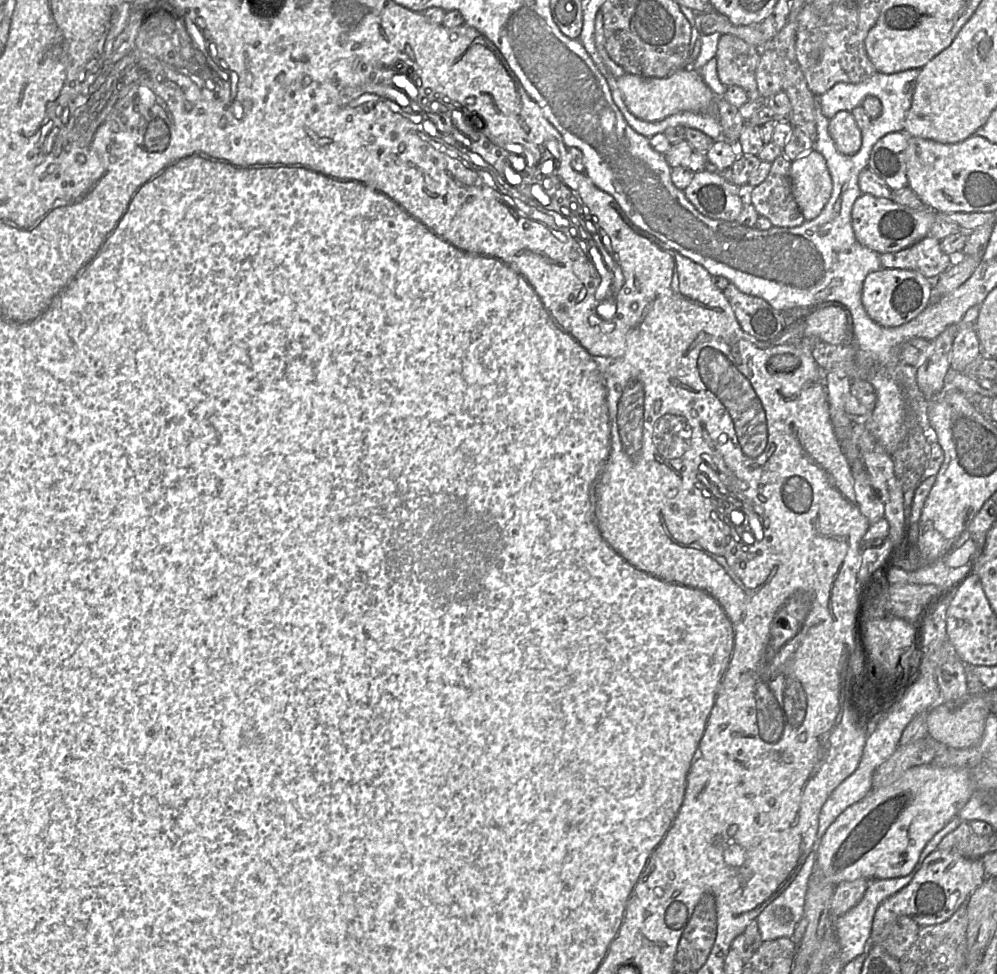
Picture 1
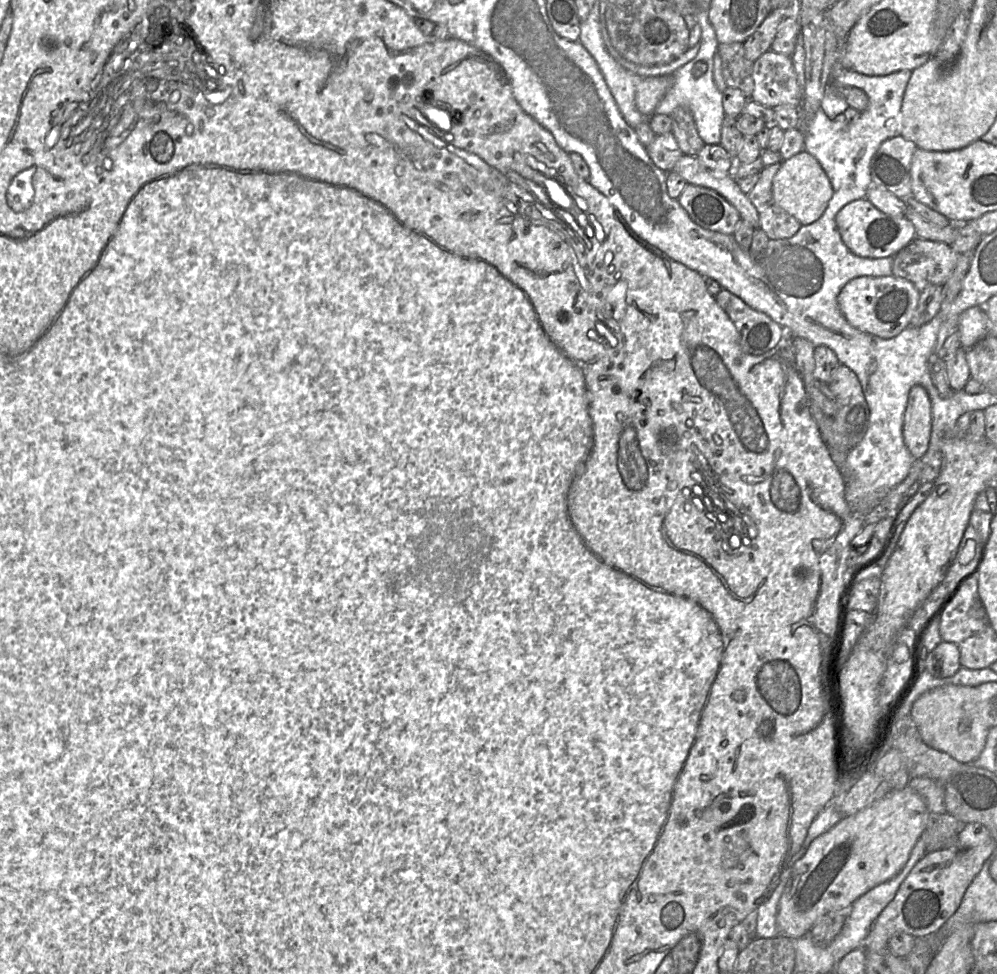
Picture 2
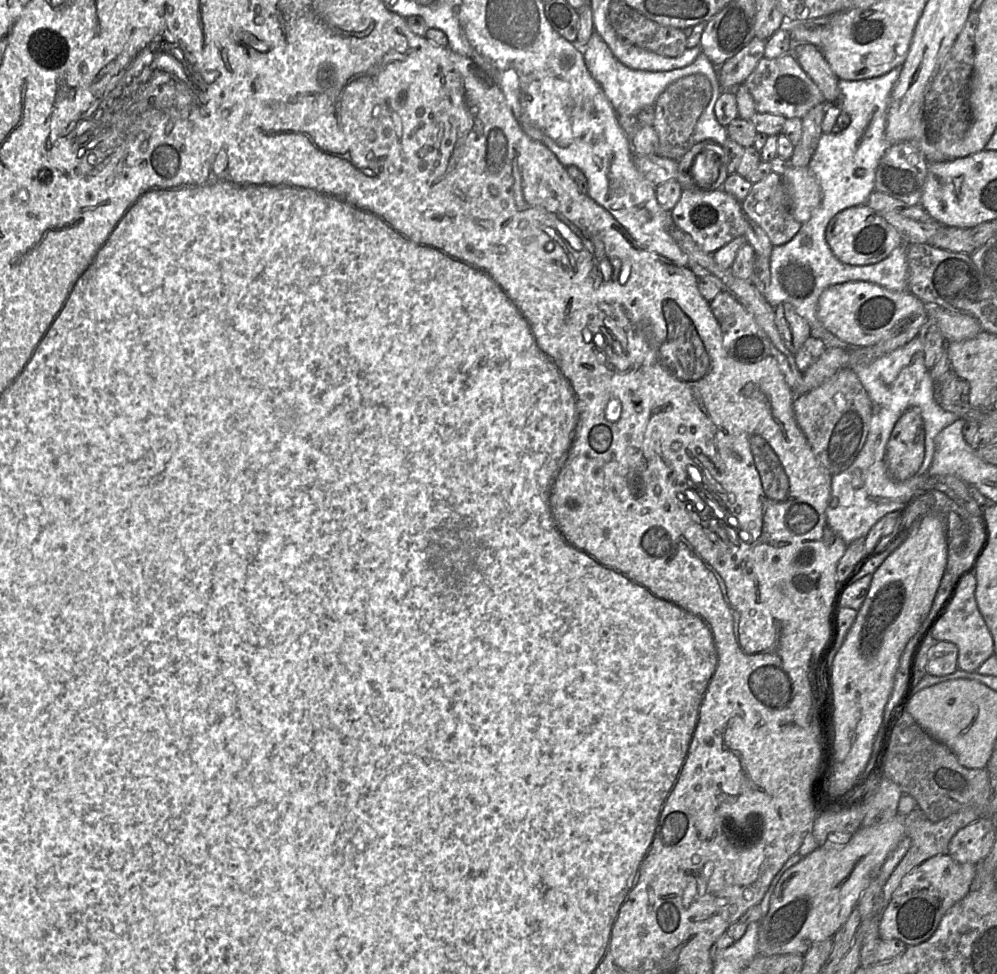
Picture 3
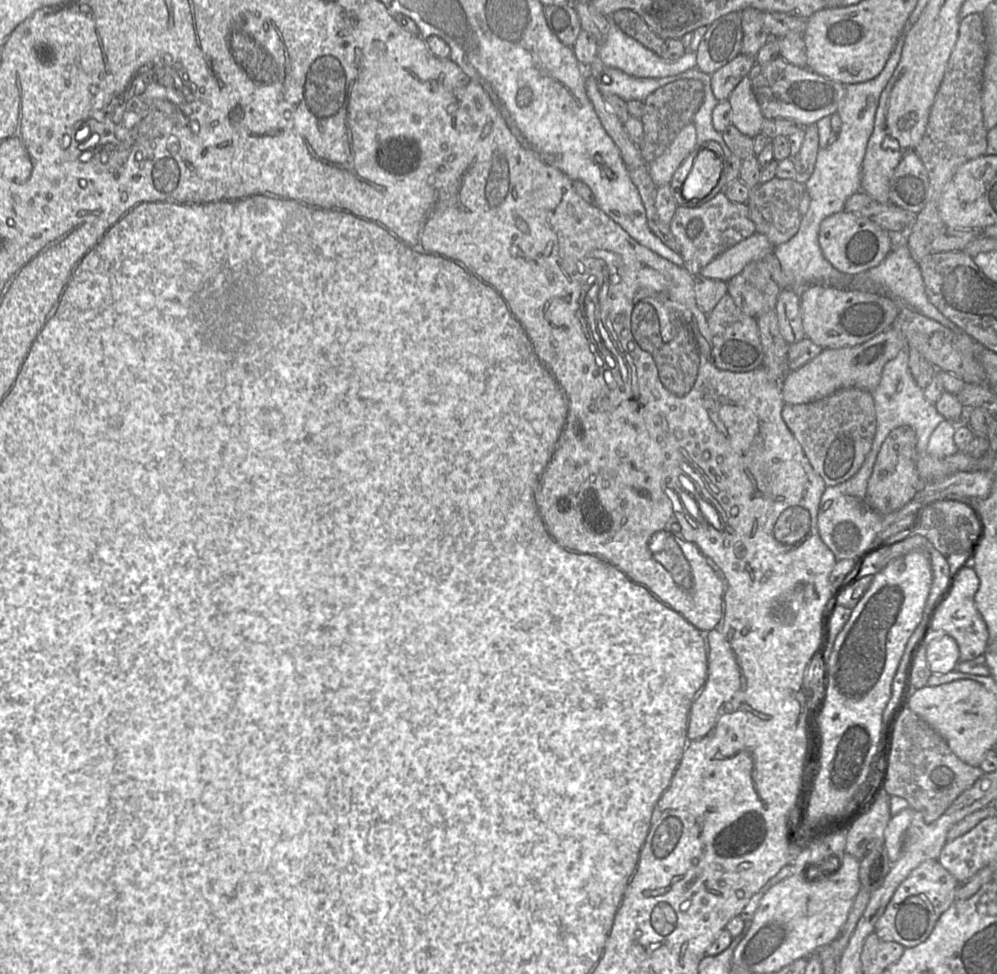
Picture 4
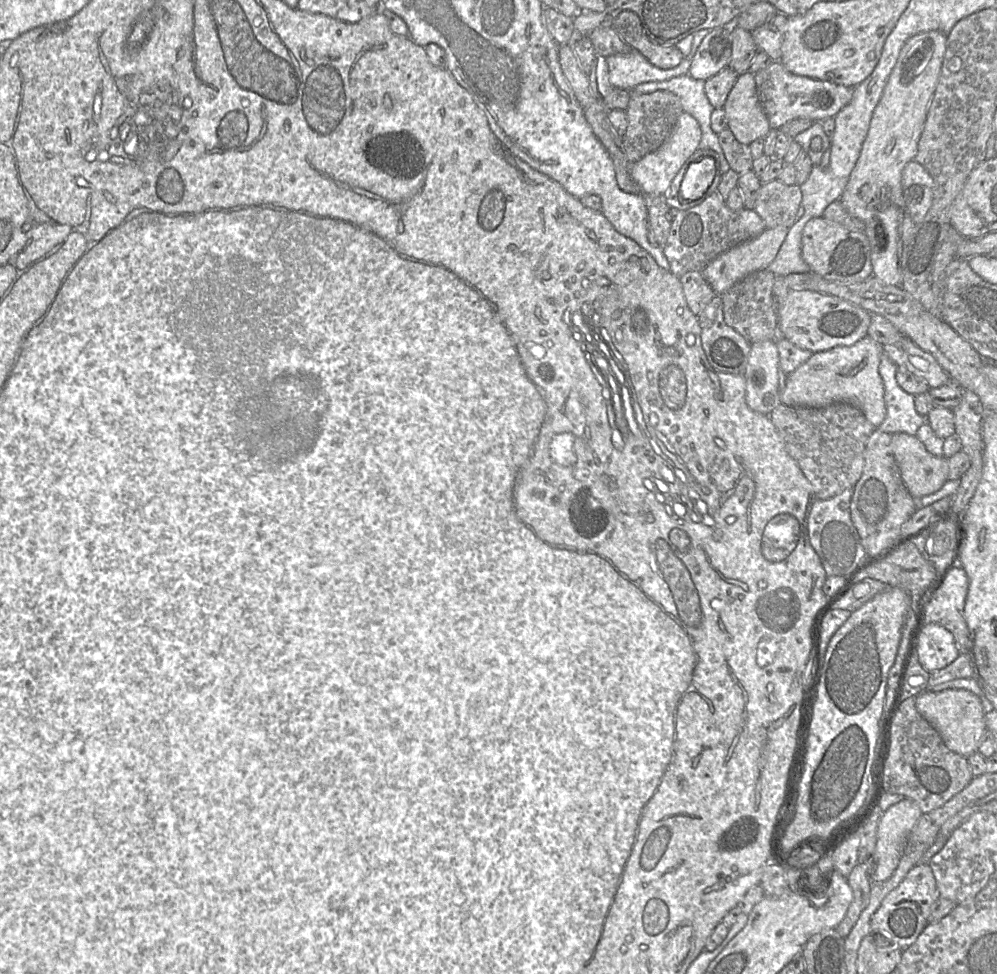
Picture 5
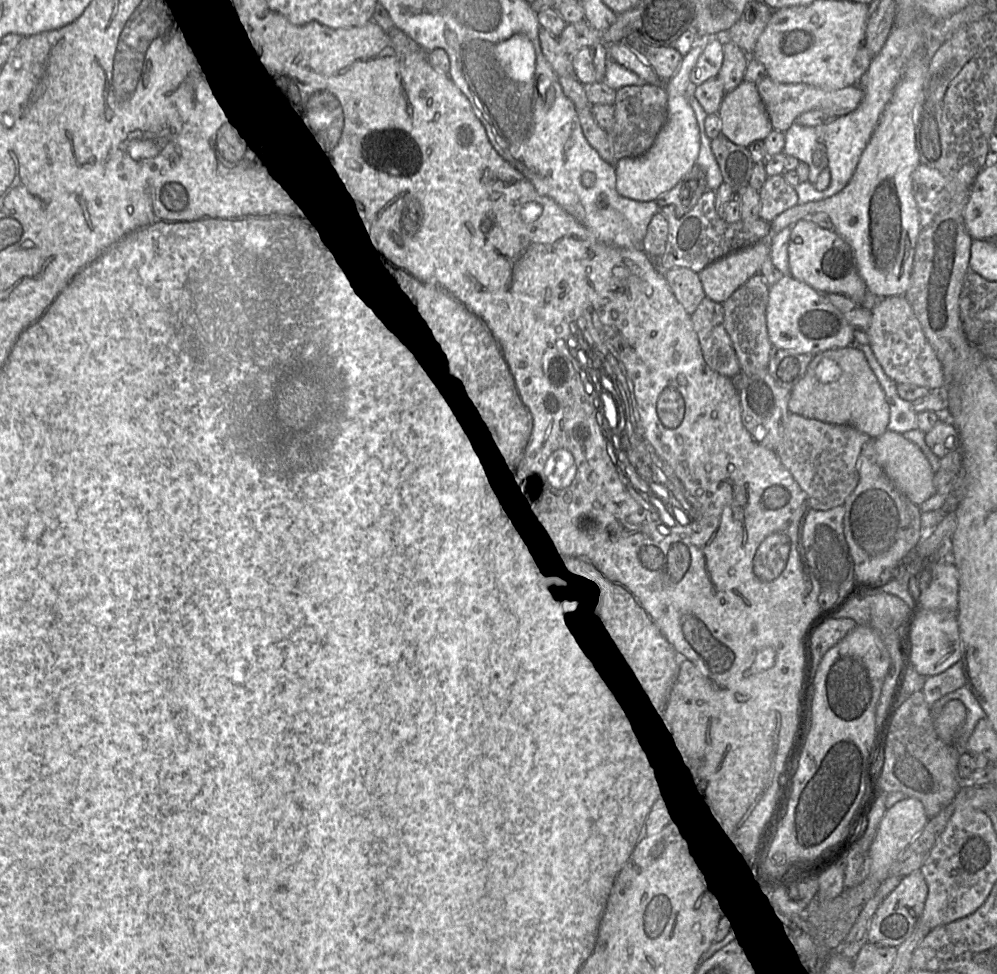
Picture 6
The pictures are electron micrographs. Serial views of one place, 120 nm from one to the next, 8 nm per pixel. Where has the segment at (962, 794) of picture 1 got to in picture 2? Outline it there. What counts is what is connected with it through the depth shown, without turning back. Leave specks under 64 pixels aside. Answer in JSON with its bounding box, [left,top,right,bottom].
[776,786,929,939]

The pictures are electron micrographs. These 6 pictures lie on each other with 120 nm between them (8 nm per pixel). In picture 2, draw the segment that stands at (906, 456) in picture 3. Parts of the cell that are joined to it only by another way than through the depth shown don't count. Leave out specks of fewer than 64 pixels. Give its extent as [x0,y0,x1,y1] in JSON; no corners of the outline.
[903,385,932,460]

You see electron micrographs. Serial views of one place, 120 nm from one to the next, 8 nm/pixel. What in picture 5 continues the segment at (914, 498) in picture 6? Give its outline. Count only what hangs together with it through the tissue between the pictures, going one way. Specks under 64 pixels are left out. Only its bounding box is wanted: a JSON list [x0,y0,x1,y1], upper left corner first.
[891,433,948,500]

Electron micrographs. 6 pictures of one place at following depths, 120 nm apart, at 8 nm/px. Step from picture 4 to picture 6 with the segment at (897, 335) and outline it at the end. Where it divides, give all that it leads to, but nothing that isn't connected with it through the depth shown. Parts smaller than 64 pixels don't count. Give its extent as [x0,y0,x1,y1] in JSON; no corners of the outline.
[788,345,890,439]

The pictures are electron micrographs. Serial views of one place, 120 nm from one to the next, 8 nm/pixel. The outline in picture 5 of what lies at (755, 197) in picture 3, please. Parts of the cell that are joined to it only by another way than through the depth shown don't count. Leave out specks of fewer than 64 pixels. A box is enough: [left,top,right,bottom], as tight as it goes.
[753,179,801,229]

